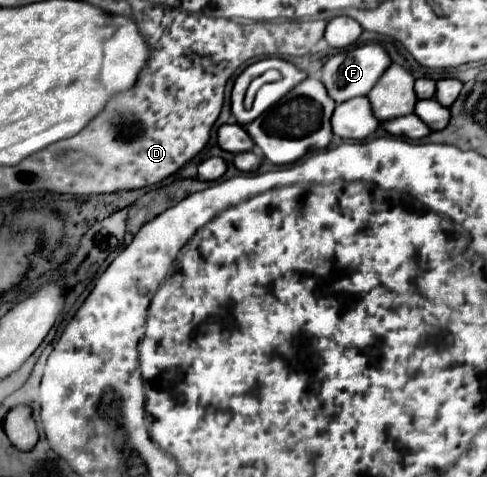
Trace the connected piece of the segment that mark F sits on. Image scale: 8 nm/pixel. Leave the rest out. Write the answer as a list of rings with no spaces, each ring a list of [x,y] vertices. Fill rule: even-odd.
[[[363,44],[363,46],[355,46],[355,48],[349,48],[345,52],[331,56],[323,66],[321,82],[325,84],[329,96],[337,104],[341,104],[355,96],[367,96],[369,90],[377,84],[377,80],[389,66],[391,66],[391,58],[381,44]]]

